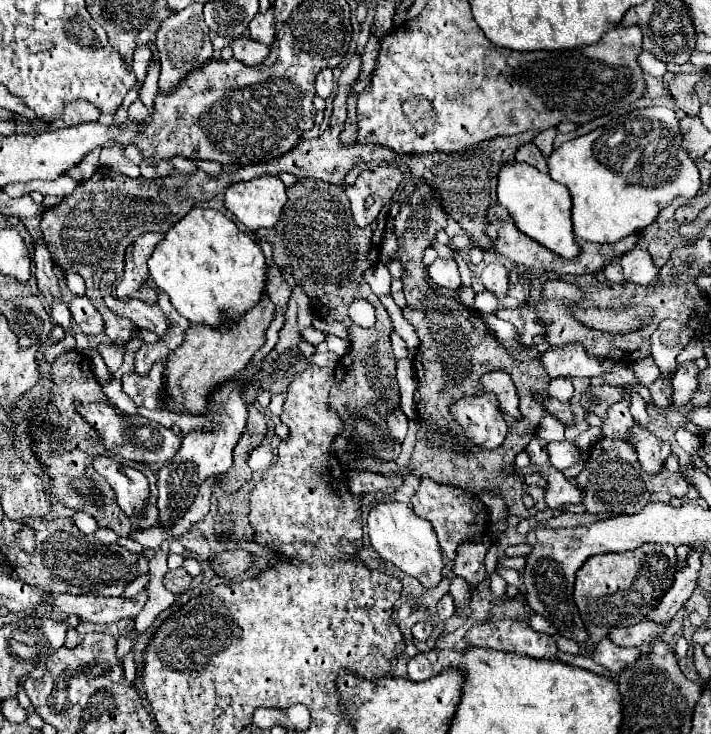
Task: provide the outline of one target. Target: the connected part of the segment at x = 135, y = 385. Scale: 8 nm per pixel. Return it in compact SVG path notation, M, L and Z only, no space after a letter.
M154 363L148 375L126 373L122 377L124 393L134 399L138 407L146 409L164 409L166 405L166 387L164 387L164 365Z

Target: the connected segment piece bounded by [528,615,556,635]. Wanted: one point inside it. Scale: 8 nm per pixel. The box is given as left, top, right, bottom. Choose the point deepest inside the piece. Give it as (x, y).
(539, 623)

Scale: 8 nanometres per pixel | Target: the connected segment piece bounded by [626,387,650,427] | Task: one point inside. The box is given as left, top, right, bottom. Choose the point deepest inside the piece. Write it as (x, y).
(639, 408)

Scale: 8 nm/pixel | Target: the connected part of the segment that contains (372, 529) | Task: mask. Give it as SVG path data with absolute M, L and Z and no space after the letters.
M376 501L366 519L372 547L384 561L394 563L404 573L416 577L424 587L436 587L442 577L442 551L432 525L414 515L408 503L402 501Z

